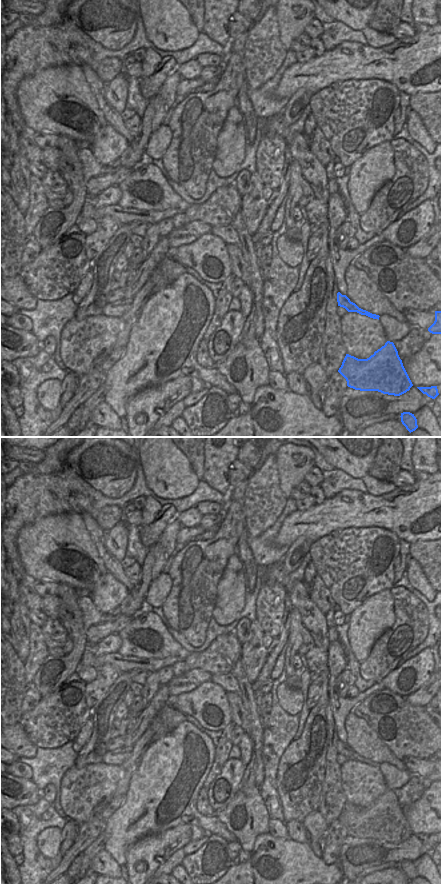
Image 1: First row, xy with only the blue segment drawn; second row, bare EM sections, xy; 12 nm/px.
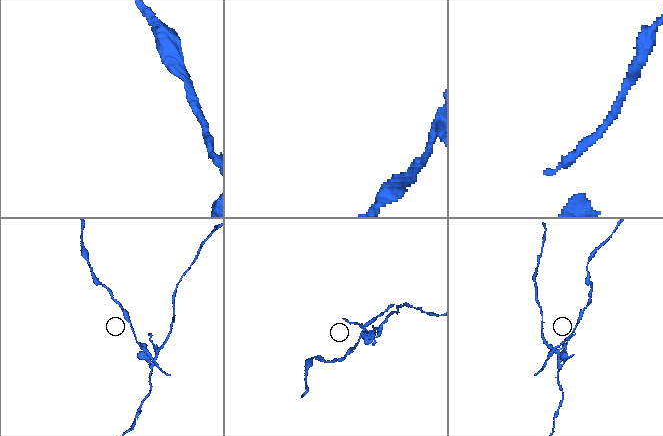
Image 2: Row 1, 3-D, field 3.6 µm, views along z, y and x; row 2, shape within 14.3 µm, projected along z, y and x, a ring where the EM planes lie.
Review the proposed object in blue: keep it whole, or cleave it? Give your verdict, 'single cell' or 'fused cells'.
fused cells

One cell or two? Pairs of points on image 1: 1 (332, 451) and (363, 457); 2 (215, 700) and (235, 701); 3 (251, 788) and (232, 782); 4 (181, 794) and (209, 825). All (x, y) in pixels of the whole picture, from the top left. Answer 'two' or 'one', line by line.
1: one
2: two
3: two
4: one

